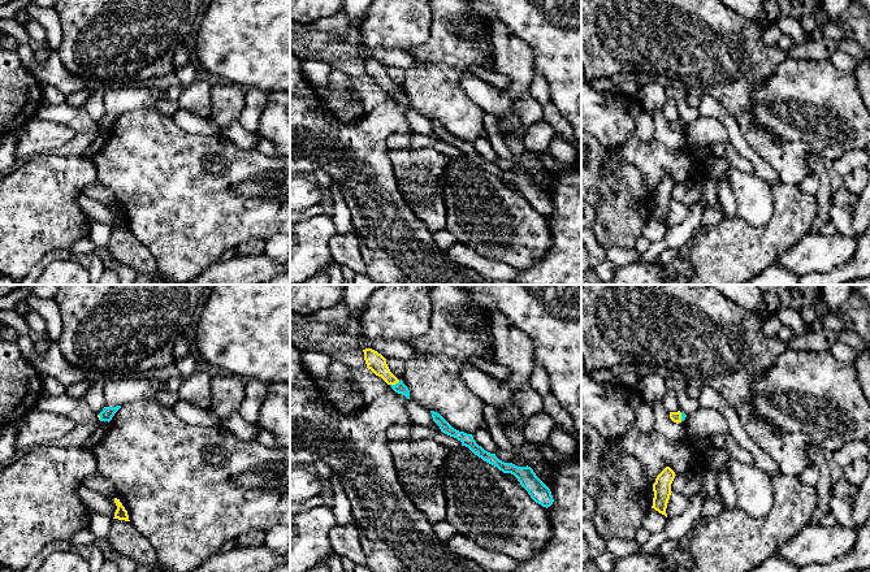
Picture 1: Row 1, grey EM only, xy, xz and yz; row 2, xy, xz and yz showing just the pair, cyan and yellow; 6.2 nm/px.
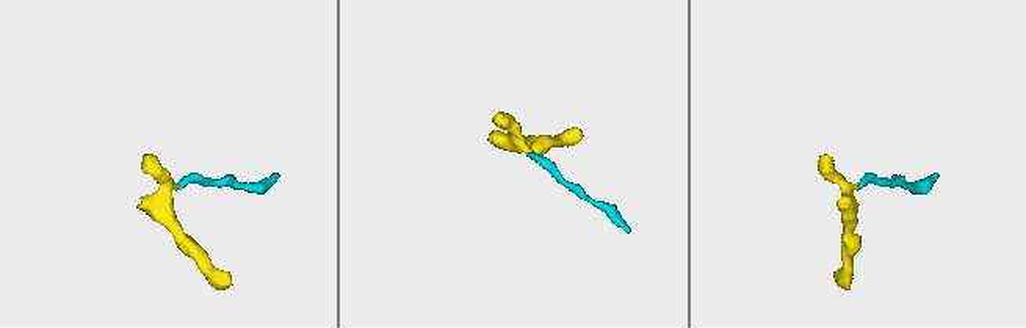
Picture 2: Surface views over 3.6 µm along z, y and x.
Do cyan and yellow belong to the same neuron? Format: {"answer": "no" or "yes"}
{"answer": "yes"}

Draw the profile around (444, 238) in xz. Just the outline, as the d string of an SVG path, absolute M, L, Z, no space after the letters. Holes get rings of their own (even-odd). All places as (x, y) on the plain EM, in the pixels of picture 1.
M447 229L440 230L433 234L434 243L441 248L441 250L447 250L451 247L454 243L456 243L456 237L449 231Z

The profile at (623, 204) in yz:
M581 133L581 199L596 211L592 230L605 250L615 246L635 248L637 239L642 235L644 225L653 214L653 194L644 186L640 170L629 162L618 162L611 173L606 173L603 165L609 152L610 150L603 147L593 135Z

